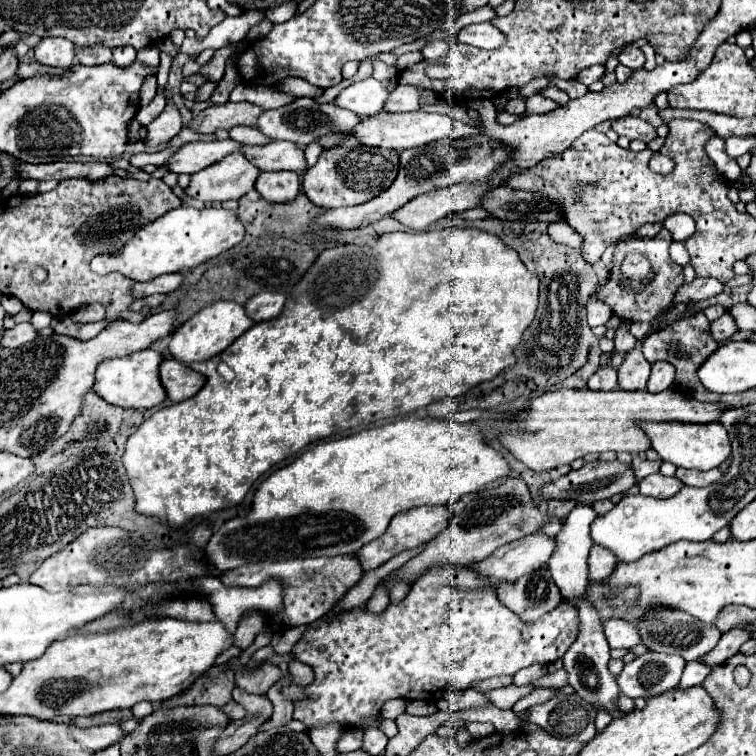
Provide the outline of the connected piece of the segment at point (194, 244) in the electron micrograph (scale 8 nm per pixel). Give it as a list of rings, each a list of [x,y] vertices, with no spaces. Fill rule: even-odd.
[[[179,206],[157,220],[145,224],[135,236],[115,254],[99,254],[93,258],[93,270],[99,274],[120,272],[135,282],[149,282],[161,274],[171,274],[199,266],[201,262],[219,256],[221,252],[239,244],[245,228],[239,218],[225,208],[197,210]]]

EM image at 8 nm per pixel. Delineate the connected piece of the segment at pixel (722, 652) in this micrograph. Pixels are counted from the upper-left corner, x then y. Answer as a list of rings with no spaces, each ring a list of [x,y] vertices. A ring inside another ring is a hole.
[[[731,630],[727,634],[721,636],[719,644],[715,646],[715,650],[707,652],[703,658],[699,658],[699,662],[707,664],[707,666],[719,666],[723,664],[727,658],[731,658],[733,654],[739,652],[739,646],[749,640],[749,634],[747,630]]]

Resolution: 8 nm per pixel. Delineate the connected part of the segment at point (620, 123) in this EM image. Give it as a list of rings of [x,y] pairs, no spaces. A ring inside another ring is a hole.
[[[627,116],[627,118],[617,118],[613,120],[611,128],[619,134],[619,136],[625,136],[629,140],[643,140],[643,142],[651,142],[657,134],[655,134],[655,128],[645,122],[643,118],[639,116]]]

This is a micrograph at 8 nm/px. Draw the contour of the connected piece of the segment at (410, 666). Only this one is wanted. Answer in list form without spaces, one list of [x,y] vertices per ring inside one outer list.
[[[439,564],[439,566],[433,566],[429,568],[427,572],[423,572],[415,582],[413,586],[409,588],[407,596],[399,602],[399,604],[389,604],[381,614],[373,614],[371,610],[367,608],[355,608],[355,610],[345,610],[345,612],[331,612],[329,616],[313,622],[307,632],[303,632],[303,636],[299,638],[299,642],[293,646],[291,654],[295,660],[303,662],[303,664],[309,664],[315,672],[315,680],[305,688],[305,698],[303,700],[297,700],[295,702],[295,712],[293,712],[293,718],[295,720],[301,720],[305,726],[309,728],[315,728],[315,726],[325,726],[325,724],[331,724],[331,722],[337,722],[345,728],[355,728],[359,722],[363,720],[369,720],[369,718],[375,718],[379,716],[383,704],[387,700],[393,700],[393,698],[403,698],[403,700],[433,700],[437,702],[443,694],[439,692],[449,692],[447,688],[455,688],[455,690],[467,690],[471,688],[473,682],[477,680],[485,680],[485,678],[493,678],[493,676],[501,676],[501,674],[509,674],[513,676],[515,672],[519,672],[521,668],[527,668],[535,662],[539,664],[549,664],[549,662],[555,662],[559,658],[563,658],[563,654],[567,652],[567,648],[575,642],[575,638],[579,636],[579,614],[577,614],[577,608],[569,602],[561,602],[555,610],[551,610],[549,614],[545,614],[543,618],[535,620],[533,624],[527,624],[523,622],[519,616],[515,616],[507,606],[503,606],[497,598],[497,592],[495,592],[495,586],[493,582],[487,578],[487,576],[481,576],[473,570],[473,566],[451,566],[451,564]]]

